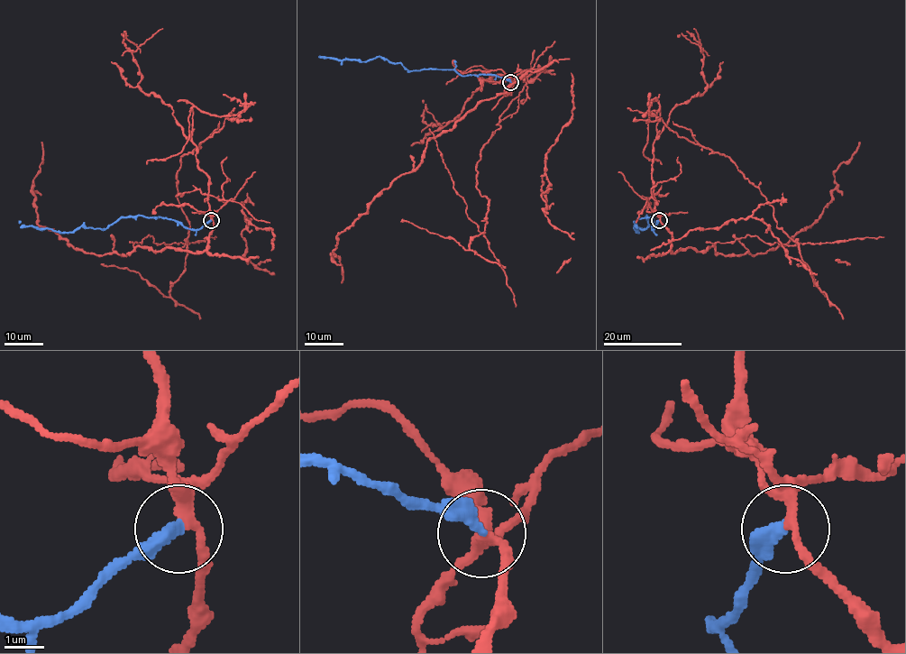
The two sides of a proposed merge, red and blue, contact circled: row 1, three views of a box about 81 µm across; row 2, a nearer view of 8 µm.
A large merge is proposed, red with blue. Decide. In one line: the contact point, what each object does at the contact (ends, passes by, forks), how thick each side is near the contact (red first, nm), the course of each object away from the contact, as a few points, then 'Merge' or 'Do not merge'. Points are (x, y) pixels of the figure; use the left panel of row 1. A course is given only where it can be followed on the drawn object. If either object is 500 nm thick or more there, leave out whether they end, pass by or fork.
Place: (211, 220). At the ring red forks. At the ring blue ends. Thickness 190 nm (red) against 360 nm. Course of red: (211, 220), (194, 106), (227, 116), (180, 157), (184, 273), (165, 297), (138, 272), (100, 263). Course of blue: (211, 220), (198, 229), (166, 218), (123, 216), (100, 229), (68, 232), (24, 226), (18, 220). Do not merge

